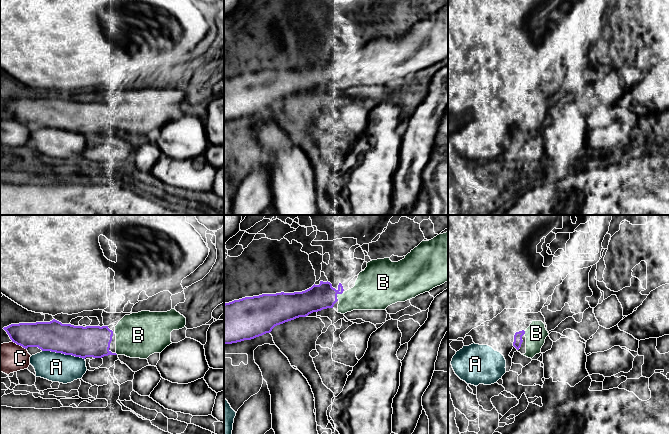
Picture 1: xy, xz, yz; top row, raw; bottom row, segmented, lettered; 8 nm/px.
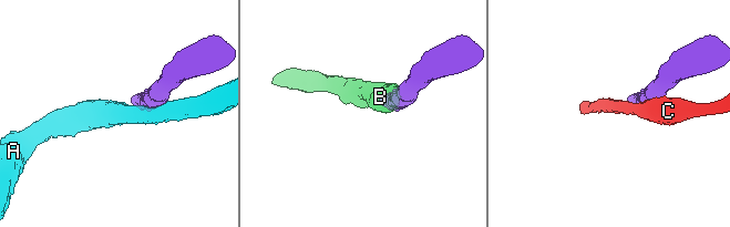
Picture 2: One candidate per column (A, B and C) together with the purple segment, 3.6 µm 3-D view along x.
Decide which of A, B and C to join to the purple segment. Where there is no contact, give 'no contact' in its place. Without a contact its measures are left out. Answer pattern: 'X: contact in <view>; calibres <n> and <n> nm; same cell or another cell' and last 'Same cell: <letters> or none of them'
A: contact in xy; calibres 260 and 240 nm; another cell
B: contact in xz; calibres 200 and 280 nm; same cell
C: contact in xy; calibres 240 and 240 nm; another cell
Same cell: B

